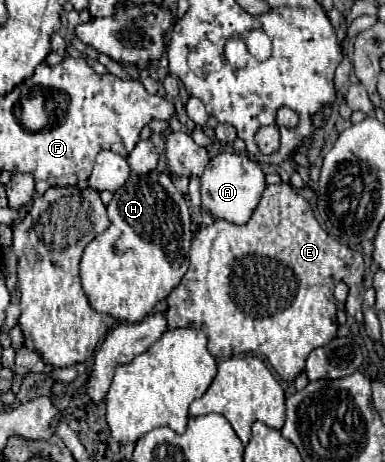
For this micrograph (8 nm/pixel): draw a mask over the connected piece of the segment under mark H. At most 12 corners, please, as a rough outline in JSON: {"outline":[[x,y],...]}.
{"outline":[[168,173],[130,175],[84,249],[94,311],[138,323],[188,271]]}

